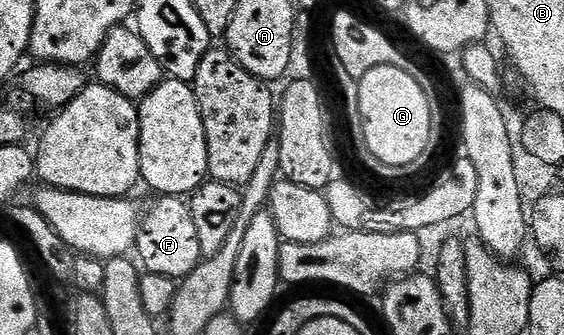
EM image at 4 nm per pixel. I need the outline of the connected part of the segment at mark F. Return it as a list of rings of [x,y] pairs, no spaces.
[[[160,195],[155,198],[157,201],[148,209],[148,214],[143,214],[138,225],[136,235],[135,252],[140,252],[140,257],[144,260],[143,268],[149,274],[169,277],[173,279],[183,279],[191,275],[202,262],[202,243],[198,241],[198,226],[194,223],[192,206],[183,196],[180,195]]]

